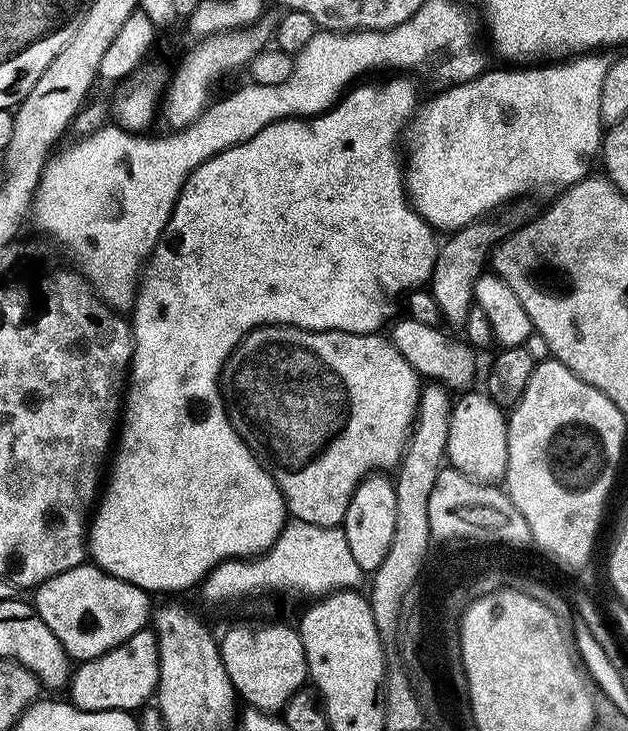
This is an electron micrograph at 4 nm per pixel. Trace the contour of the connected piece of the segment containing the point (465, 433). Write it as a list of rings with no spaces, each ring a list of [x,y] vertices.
[[[468,390],[459,401],[453,403],[448,418],[448,455],[447,463],[457,468],[463,476],[479,480],[481,484],[496,484],[508,475],[508,458],[510,455],[510,424],[506,419],[505,409],[499,408],[487,394],[480,390]]]

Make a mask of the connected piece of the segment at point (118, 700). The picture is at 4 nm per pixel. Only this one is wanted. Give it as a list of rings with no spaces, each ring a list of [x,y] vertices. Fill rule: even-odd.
[[[144,628],[134,638],[114,646],[106,654],[93,660],[85,660],[73,671],[70,681],[71,699],[82,702],[88,712],[122,710],[132,712],[151,701],[160,682],[160,652],[156,649],[156,633]]]

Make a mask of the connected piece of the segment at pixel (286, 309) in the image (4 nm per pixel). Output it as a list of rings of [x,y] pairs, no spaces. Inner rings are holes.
[[[388,80],[385,84],[364,83],[368,82],[357,83],[343,99],[319,116],[274,122],[258,134],[254,134],[254,138],[228,148],[225,152],[219,152],[217,156],[212,156],[206,162],[202,162],[202,166],[194,169],[182,186],[180,197],[176,199],[172,211],[170,232],[171,235],[176,235],[176,241],[172,244],[172,257],[161,272],[154,273],[148,281],[145,279],[139,285],[136,302],[130,312],[134,347],[126,391],[122,397],[118,439],[110,456],[106,483],[99,493],[86,539],[91,563],[103,572],[109,572],[111,576],[138,586],[149,594],[180,594],[176,592],[184,592],[195,584],[197,587],[222,561],[246,560],[267,552],[285,526],[284,495],[278,490],[267,467],[257,460],[255,452],[251,452],[244,445],[244,440],[228,421],[220,391],[220,372],[228,360],[228,355],[239,346],[241,340],[249,332],[269,324],[290,324],[293,328],[307,328],[309,332],[379,333],[383,329],[380,327],[384,323],[387,325],[397,315],[396,307],[399,304],[401,307],[402,301],[409,293],[427,285],[438,267],[437,233],[431,224],[427,224],[417,214],[409,201],[404,186],[402,152],[398,147],[412,117],[416,115],[416,88],[408,80]]]

